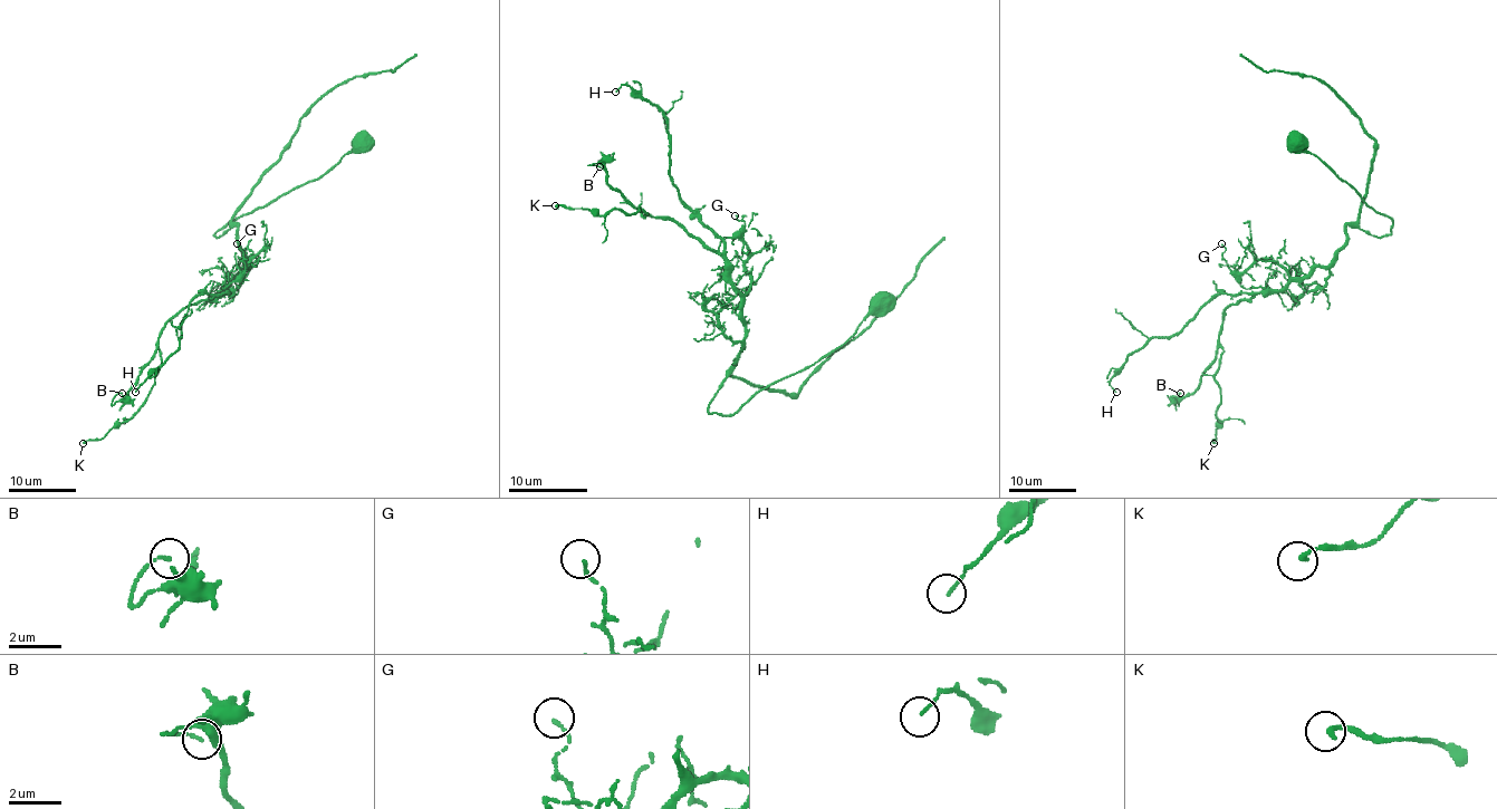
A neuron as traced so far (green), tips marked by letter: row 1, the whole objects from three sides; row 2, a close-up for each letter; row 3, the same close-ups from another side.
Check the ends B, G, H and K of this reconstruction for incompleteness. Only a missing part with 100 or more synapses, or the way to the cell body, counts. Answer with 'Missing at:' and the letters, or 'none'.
Missing at: none

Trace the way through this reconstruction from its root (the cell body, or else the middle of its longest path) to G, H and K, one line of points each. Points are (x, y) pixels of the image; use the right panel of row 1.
G: (1295, 143), (1384, 213), (1391, 232), (1347, 225), (1337, 256), (1304, 277), (1267, 259), (1234, 272), (1221, 243)
H: (1295, 143), (1391, 232), (1347, 225), (1327, 266), (1278, 290), (1215, 294), (1178, 333), (1133, 352), (1116, 392)
K: (1295, 143), (1384, 213), (1391, 232), (1347, 225), (1327, 266), (1225, 309), (1214, 443)

